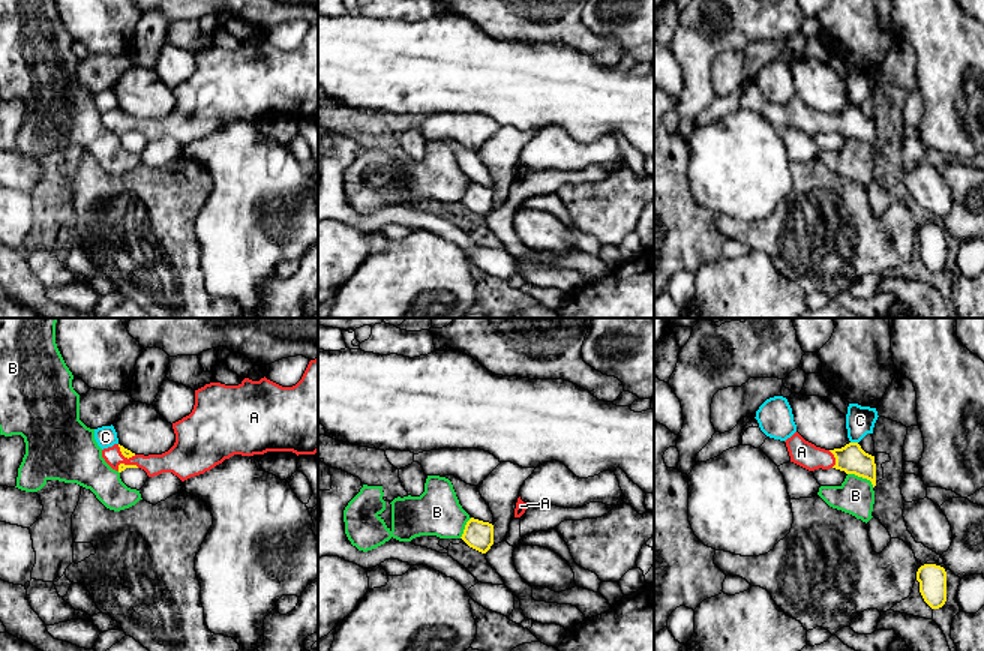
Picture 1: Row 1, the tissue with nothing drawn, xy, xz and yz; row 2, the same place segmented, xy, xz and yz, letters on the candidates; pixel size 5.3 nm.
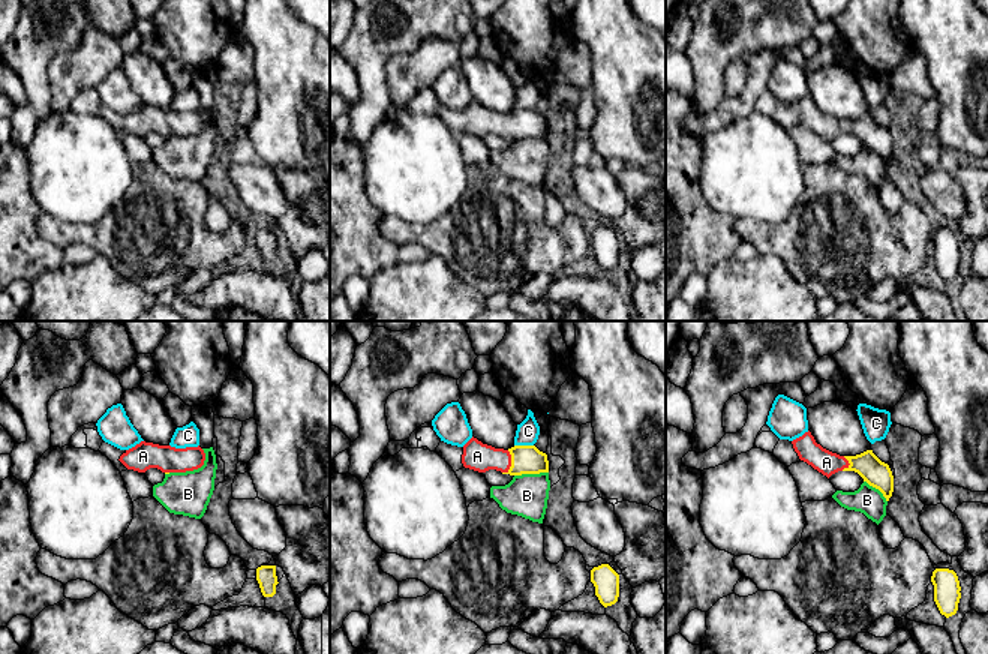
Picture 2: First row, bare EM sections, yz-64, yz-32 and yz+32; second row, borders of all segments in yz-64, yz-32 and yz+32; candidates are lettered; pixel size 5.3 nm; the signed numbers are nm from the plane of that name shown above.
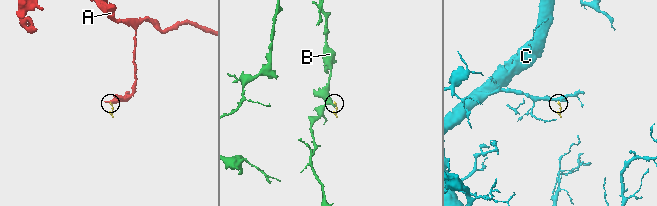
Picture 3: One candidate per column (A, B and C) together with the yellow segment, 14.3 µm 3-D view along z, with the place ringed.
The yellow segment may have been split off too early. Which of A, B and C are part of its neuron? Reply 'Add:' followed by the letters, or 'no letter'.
Add: A

